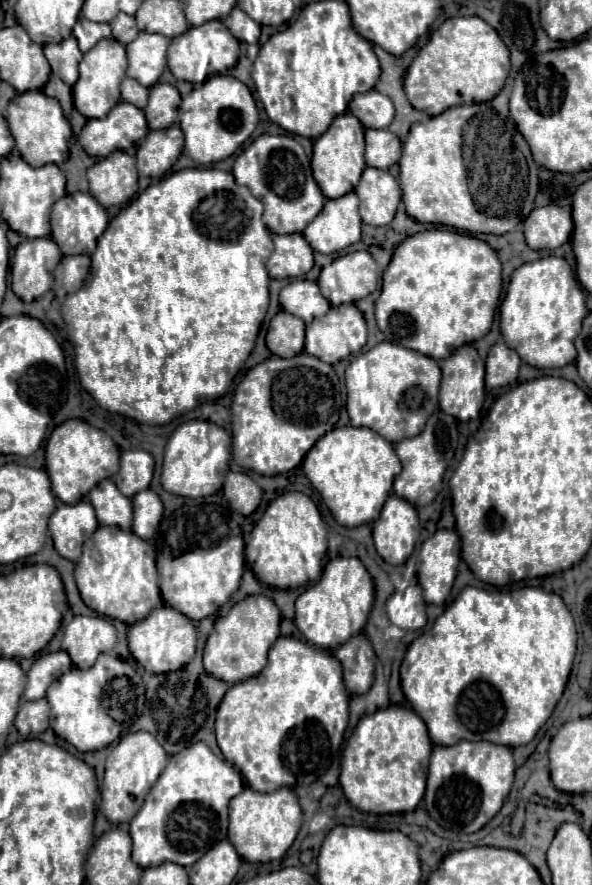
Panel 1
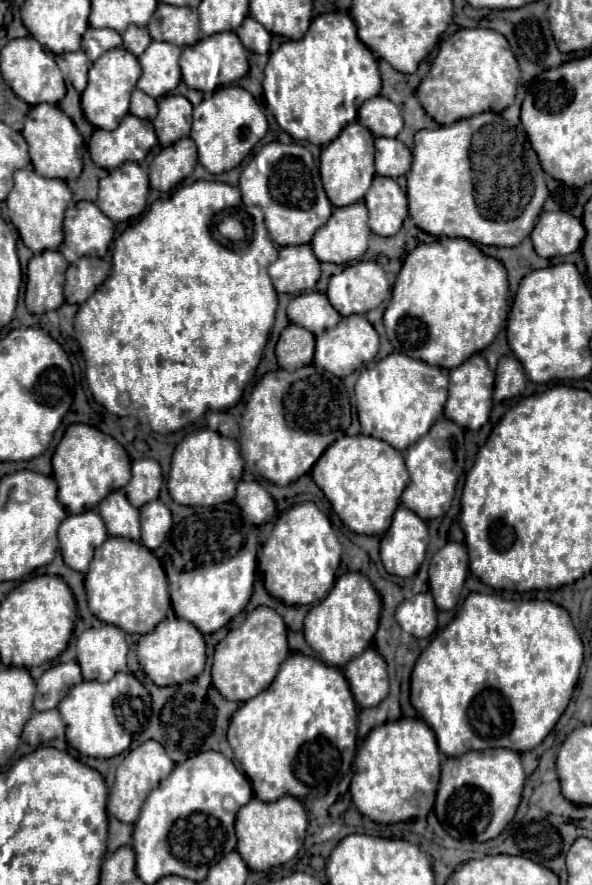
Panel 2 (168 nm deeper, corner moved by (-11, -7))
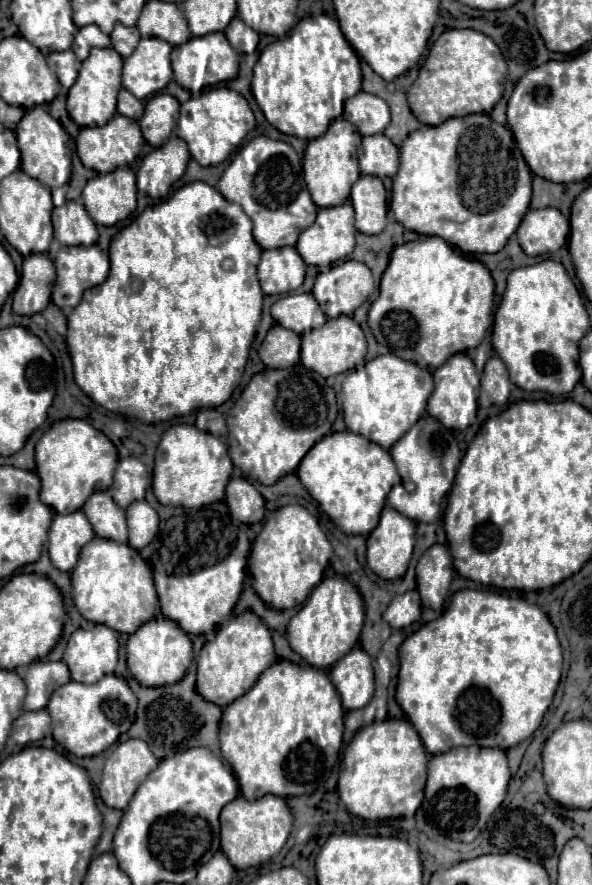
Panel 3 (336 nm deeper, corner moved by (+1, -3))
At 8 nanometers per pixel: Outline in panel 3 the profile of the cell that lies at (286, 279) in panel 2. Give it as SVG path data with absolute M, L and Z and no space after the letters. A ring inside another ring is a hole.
M293 246L263 250L257 266L261 290L265 294L287 294L297 290L305 278L305 262Z

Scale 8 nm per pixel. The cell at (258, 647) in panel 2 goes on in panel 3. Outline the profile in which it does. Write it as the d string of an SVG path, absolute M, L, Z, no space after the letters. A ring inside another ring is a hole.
M243 612L221 626L215 640L203 646L197 660L197 692L211 704L227 708L249 688L253 688L261 672L275 660L271 630L253 612Z

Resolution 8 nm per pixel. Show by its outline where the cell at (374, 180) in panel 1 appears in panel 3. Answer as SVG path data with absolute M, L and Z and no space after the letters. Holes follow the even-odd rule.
M361 176L351 188L351 204L357 214L357 230L379 234L387 224L387 192L377 176Z

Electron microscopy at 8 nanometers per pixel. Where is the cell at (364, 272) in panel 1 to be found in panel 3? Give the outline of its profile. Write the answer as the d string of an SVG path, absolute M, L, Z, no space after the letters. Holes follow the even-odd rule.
M347 260L321 272L313 288L313 296L327 318L337 318L341 314L351 316L371 296L371 292L371 270L357 260Z

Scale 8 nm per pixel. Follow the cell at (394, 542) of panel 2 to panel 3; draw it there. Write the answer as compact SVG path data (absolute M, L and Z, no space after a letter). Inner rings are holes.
M383 508L377 528L367 538L367 566L383 580L405 574L415 546L415 524L393 508Z

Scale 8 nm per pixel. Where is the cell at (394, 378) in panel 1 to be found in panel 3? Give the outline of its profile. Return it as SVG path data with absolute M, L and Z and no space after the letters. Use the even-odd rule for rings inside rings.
M393 354L377 356L361 370L351 370L343 382L345 424L351 432L389 450L421 418L429 392L433 392L433 378L429 370Z

